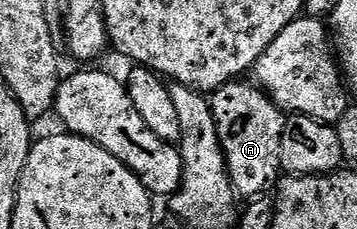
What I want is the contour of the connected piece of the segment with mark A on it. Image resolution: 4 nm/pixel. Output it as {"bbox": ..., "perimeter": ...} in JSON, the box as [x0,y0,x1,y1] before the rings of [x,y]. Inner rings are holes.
{"bbox":[211,81,287,196],"perimeter":[[[247,81],[228,82],[211,96],[212,110],[218,127],[228,171],[237,192],[248,191],[259,196],[267,186],[279,182],[284,167],[284,133],[287,114],[268,96],[262,87]]]}

